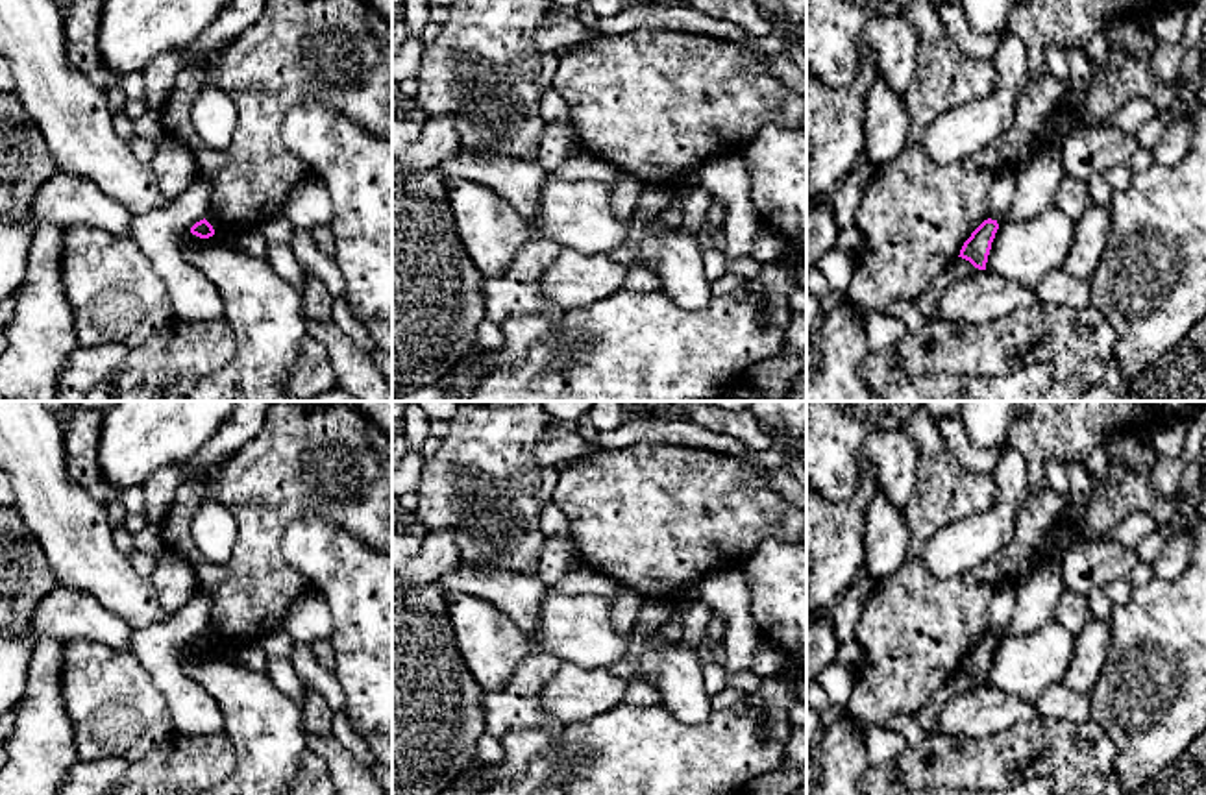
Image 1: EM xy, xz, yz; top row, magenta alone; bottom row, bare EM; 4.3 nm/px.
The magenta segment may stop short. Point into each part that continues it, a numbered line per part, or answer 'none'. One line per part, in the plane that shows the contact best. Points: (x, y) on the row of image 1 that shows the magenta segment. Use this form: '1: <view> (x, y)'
none

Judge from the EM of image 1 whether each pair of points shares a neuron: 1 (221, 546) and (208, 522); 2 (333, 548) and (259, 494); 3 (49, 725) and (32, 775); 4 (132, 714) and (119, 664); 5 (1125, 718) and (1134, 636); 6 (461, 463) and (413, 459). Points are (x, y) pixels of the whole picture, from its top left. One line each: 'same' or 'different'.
1: same
2: different
3: same
4: same
5: same
6: different

